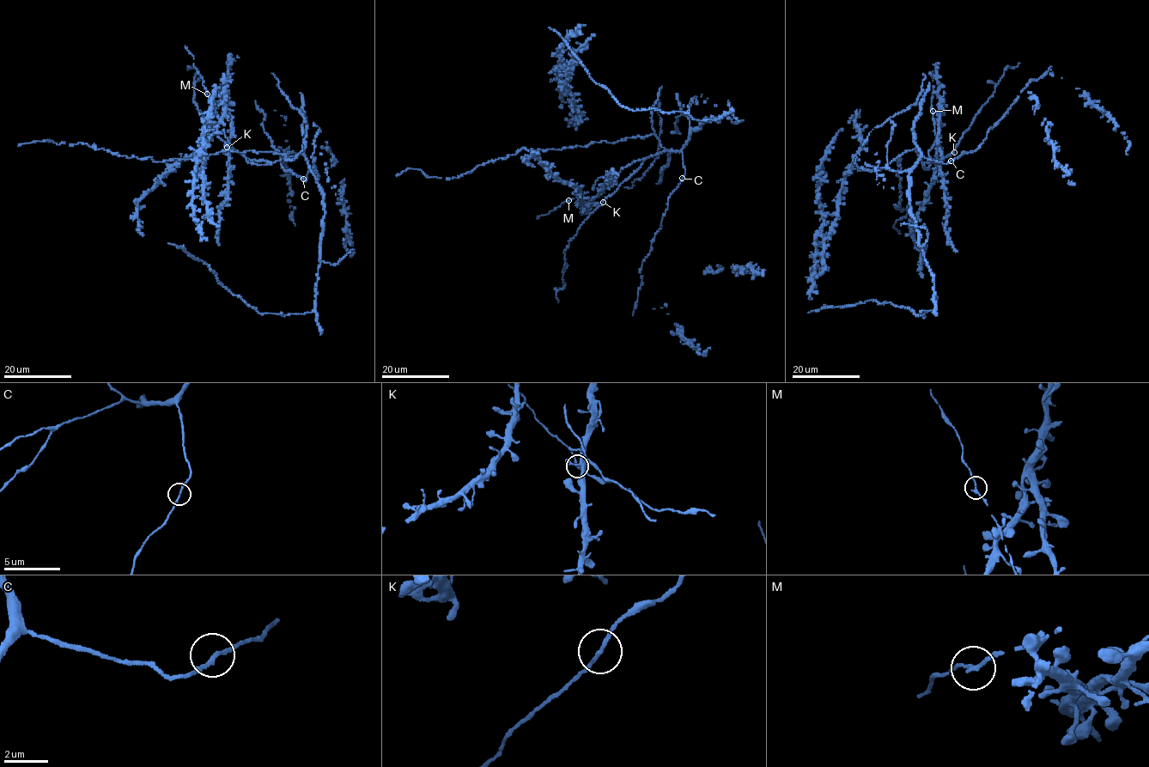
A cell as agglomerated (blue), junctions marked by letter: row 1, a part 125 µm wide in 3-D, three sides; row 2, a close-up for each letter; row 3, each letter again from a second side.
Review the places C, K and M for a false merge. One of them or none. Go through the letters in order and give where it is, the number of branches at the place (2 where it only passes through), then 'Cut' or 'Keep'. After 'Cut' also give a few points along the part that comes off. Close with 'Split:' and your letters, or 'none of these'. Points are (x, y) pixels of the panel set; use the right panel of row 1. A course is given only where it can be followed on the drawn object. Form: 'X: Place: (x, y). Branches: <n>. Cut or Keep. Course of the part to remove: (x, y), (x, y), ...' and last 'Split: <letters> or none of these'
C: Place: (951, 161). Branches: 2. Keep
K: Place: (954, 152). Branches: 2. Keep
M: Place: (933, 111). Branches: 2. Keep
Split: none of these

